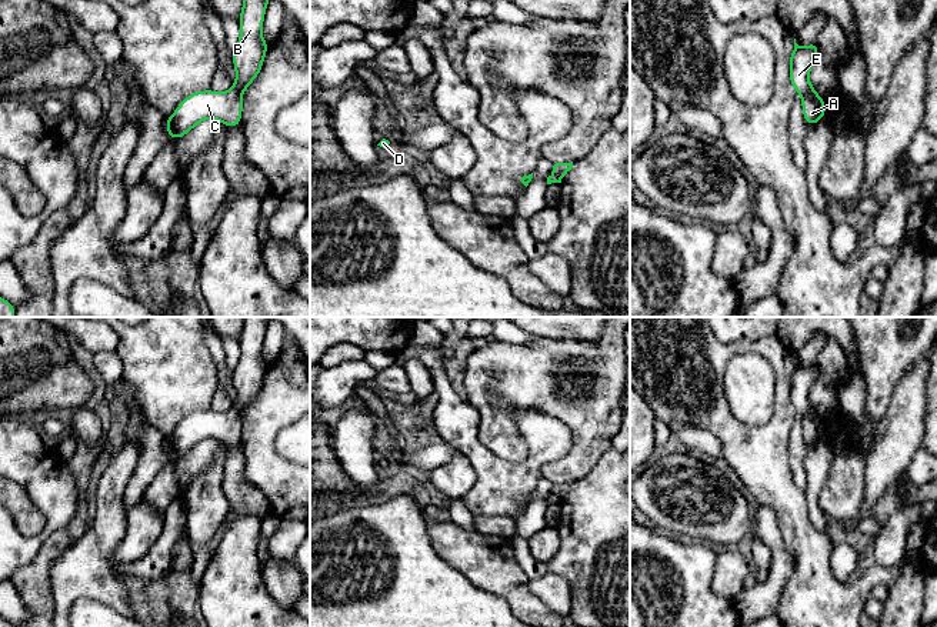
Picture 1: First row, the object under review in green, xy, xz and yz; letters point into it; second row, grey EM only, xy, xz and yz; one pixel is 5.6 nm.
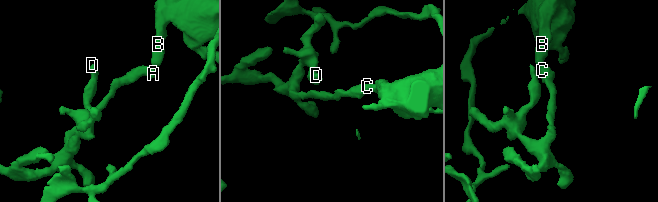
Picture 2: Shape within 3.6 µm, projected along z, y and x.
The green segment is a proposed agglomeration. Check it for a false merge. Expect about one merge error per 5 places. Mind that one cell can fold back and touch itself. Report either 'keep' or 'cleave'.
cleave

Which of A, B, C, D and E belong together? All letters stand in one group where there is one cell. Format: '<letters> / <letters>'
A C D / B E

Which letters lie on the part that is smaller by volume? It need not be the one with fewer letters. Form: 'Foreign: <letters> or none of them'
Foreign: B, E

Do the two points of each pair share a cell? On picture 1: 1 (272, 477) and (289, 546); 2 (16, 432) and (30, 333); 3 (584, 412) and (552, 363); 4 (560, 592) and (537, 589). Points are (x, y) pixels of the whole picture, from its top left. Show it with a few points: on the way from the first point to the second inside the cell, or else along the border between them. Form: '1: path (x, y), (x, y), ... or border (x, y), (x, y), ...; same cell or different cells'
1: border (280, 519), (294, 520); different cells
2: border (14, 417), (23, 419); different cells
3: path (584, 400), (560, 374); same cell
4: path (554, 590), (543, 589); same cell

